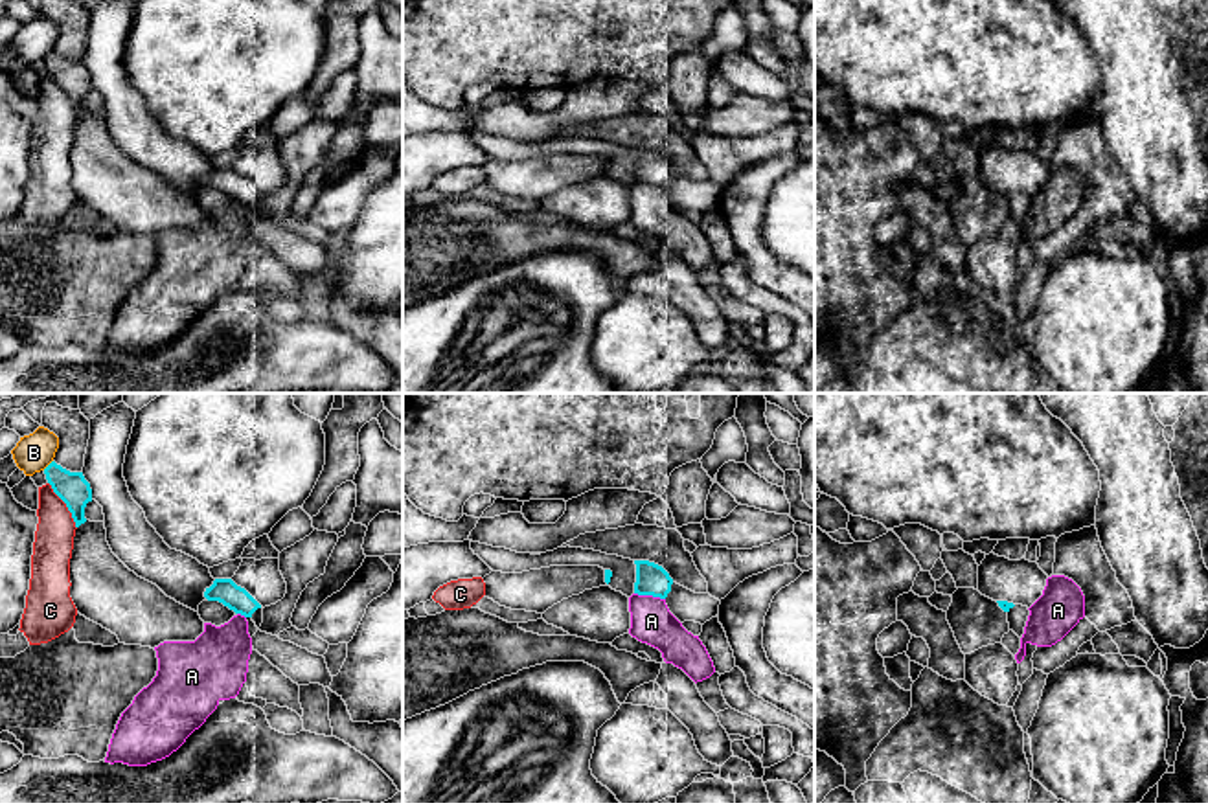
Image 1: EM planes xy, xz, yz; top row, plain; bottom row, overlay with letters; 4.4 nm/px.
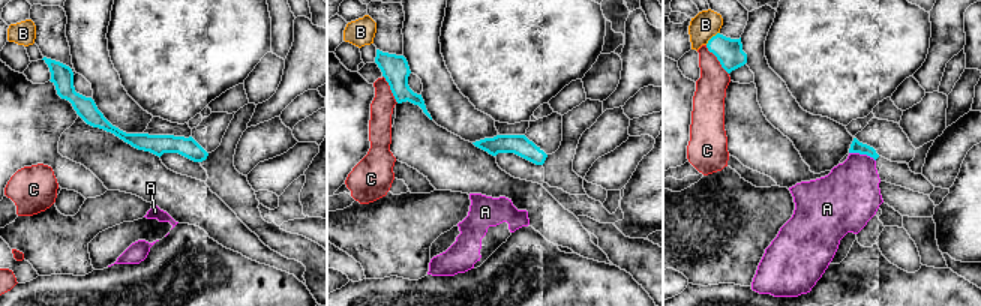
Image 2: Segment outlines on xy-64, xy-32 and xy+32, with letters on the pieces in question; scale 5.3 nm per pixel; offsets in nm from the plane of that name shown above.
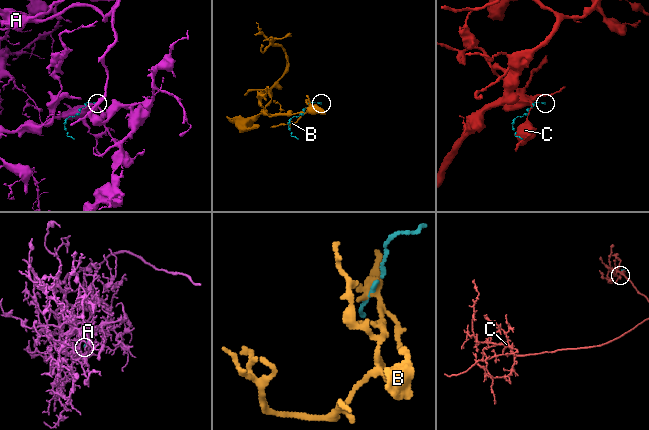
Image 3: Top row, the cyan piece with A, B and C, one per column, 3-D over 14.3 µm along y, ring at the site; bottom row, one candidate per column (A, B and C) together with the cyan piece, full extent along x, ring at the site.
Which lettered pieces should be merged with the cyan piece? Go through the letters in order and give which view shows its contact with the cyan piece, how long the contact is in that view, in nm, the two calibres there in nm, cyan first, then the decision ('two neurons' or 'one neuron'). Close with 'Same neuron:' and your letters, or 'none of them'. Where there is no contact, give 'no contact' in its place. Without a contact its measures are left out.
A: contact in xz; length 140 nm; calibres 140 and 190 nm; two neurons
B: contact in xy; length 60 nm; calibres 140 and 170 nm; two neurons
C: contact in xy; length 240 nm; calibres 140 and 180 nm; two neurons
Same neuron: none of them

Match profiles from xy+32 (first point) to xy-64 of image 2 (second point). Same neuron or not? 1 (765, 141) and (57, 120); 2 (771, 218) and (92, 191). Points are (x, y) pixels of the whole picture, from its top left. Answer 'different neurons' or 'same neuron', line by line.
1: different neurons
2: different neurons

